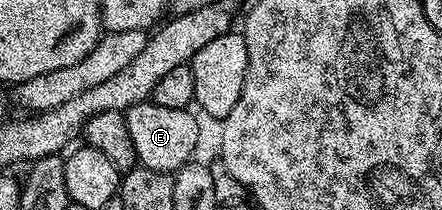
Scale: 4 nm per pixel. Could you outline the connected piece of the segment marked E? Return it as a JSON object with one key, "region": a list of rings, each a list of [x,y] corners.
{"region":[[[154,100],[142,101],[129,107],[125,116],[129,127],[129,137],[133,139],[136,162],[153,171],[165,171],[174,175],[181,166],[192,160],[196,156],[195,148],[199,145],[199,121],[191,112],[190,108],[161,107],[156,105]]]}

